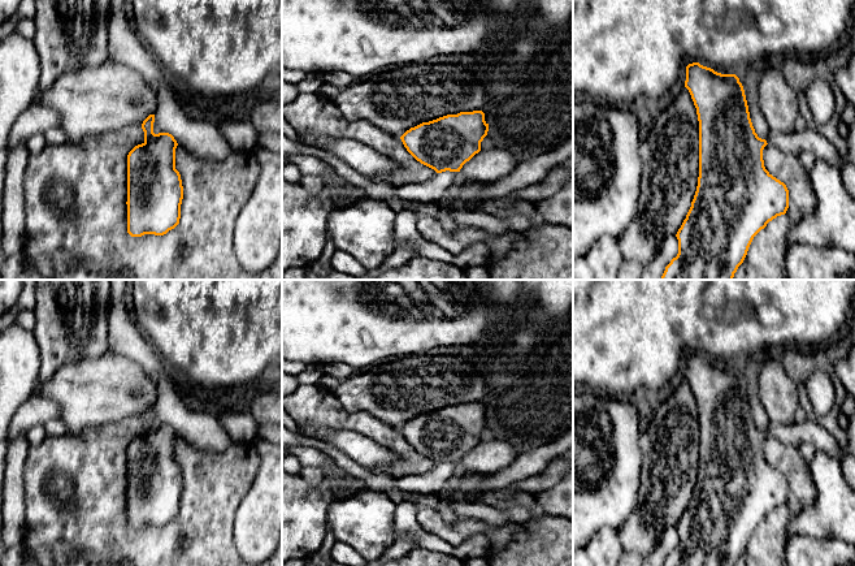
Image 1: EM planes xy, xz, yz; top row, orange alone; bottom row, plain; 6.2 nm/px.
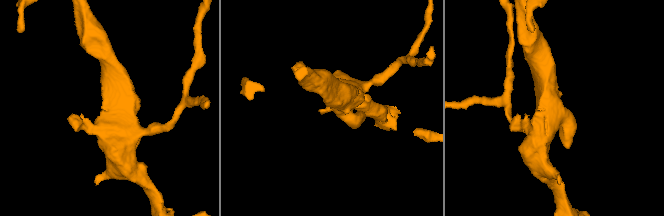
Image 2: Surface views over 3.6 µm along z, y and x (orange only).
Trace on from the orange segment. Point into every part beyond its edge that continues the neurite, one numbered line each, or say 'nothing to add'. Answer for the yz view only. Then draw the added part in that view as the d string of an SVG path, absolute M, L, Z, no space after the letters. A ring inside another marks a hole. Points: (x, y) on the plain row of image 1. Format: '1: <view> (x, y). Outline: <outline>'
1: yz (794, 433). Outline: M807 420L803 424L782 425L778 423L771 424L767 428L767 435L778 438L784 444L799 446L802 442L808 441L819 450L824 450L832 458L842 461L843 455L849 451L847 446L841 446L836 438L821 425Z

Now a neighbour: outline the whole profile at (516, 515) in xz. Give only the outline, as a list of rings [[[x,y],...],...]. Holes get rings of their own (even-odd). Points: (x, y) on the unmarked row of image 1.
[[[456,501],[452,505],[452,509],[459,518],[474,518],[478,520],[483,520],[490,526],[526,526],[528,523],[546,515],[546,511],[538,502],[535,502],[535,505],[531,509],[512,507],[503,511],[489,505]]]

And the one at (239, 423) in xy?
[[[247,406],[233,409],[218,416],[221,425],[230,435],[233,442],[252,444],[260,423],[253,418]]]

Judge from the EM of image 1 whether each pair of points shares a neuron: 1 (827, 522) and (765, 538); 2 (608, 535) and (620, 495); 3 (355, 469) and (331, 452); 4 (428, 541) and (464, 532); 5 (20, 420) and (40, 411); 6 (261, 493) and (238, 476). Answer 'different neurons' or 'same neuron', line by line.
1: different neurons
2: different neurons
3: same neuron
4: different neurons
5: same neuron
6: different neurons

